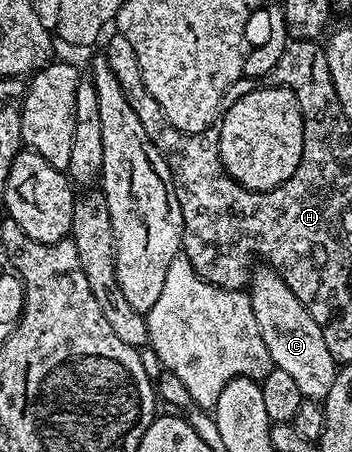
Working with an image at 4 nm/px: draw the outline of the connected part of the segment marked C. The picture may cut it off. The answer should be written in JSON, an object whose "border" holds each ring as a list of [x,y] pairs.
{"border":[[[269,265],[258,266],[253,268],[248,294],[273,366],[284,369],[284,373],[296,380],[303,397],[315,401],[325,400],[328,389],[332,389],[336,364],[332,353],[328,353],[328,345],[324,345],[324,333],[320,333],[320,325],[312,321],[312,313],[308,313],[300,297],[296,297],[296,293],[288,289],[288,285],[275,273],[274,268]]]}

